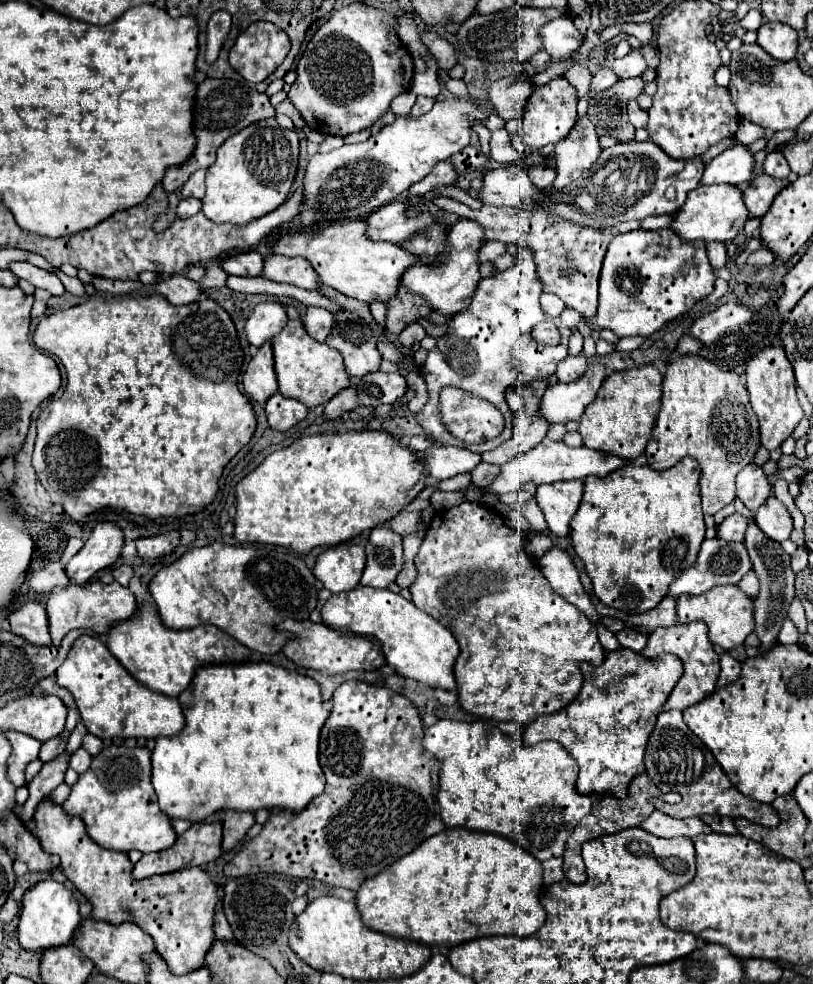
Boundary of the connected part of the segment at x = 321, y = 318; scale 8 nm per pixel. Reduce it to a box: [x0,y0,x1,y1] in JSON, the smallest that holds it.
[302,307,332,341]

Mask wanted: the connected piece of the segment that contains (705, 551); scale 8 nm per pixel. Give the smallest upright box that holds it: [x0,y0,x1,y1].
[668,539,752,597]

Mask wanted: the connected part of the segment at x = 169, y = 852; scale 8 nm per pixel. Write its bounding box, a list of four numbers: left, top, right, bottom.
[132,823,222,879]

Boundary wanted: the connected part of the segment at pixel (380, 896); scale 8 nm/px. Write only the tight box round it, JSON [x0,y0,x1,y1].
[356,829,546,947]

